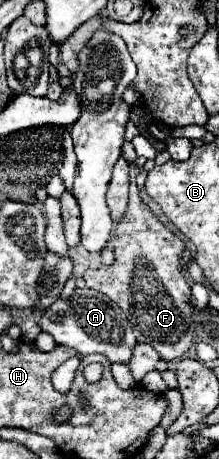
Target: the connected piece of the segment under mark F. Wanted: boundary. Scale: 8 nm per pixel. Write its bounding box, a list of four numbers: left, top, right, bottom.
[85,167,193,361]

